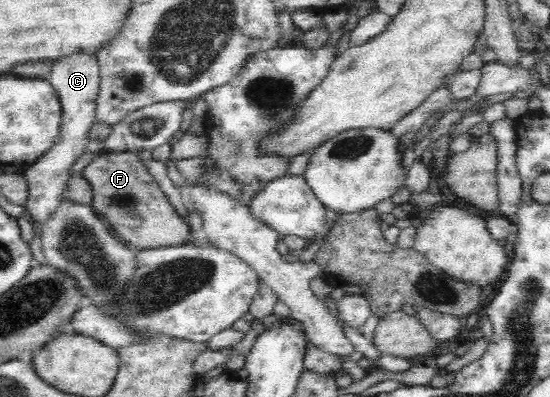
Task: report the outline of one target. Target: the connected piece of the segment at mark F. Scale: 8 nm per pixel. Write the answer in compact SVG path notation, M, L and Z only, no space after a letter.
M102 152L95 155L93 161L84 168L81 174L90 182L93 199L92 206L95 214L107 223L115 237L132 249L151 249L191 246L191 226L185 218L181 217L177 209L169 202L159 184L153 180L145 164L139 162L135 152Z

